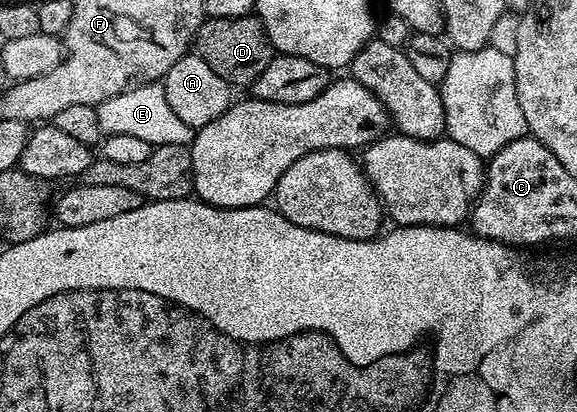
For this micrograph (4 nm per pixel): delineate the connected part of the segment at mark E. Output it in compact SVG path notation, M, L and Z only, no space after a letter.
M161 82L140 83L129 87L124 93L116 93L116 97L108 97L108 101L97 104L100 117L100 129L103 136L125 133L131 137L140 137L155 148L164 145L189 145L193 143L195 128L184 125L172 105L168 105L165 86Z

